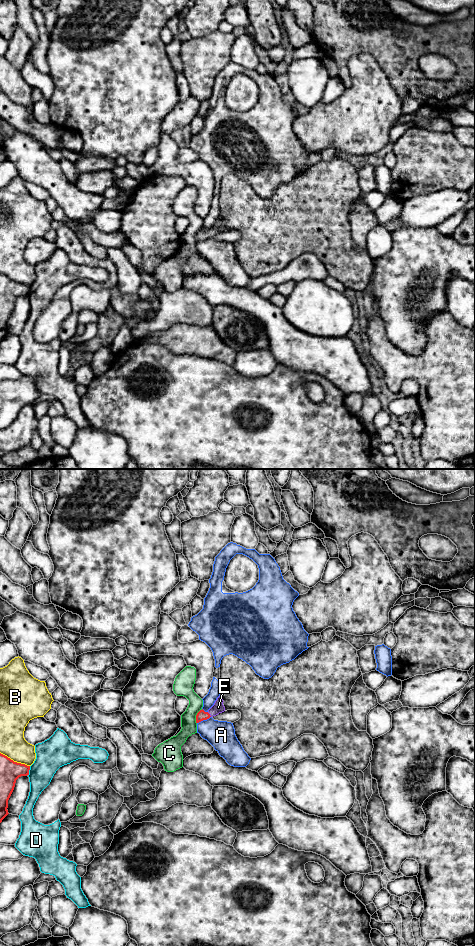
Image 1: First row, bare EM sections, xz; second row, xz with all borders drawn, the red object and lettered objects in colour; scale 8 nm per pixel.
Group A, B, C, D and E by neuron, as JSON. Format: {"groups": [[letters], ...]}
{"groups": [["A"], ["B"], ["C"], ["D"], ["E"]]}

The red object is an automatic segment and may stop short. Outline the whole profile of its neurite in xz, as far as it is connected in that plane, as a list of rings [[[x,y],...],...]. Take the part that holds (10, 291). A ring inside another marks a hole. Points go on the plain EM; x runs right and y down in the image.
[[[0,273],[0,343],[9,334],[8,320],[14,310],[16,300],[29,295],[30,286],[17,283]]]

